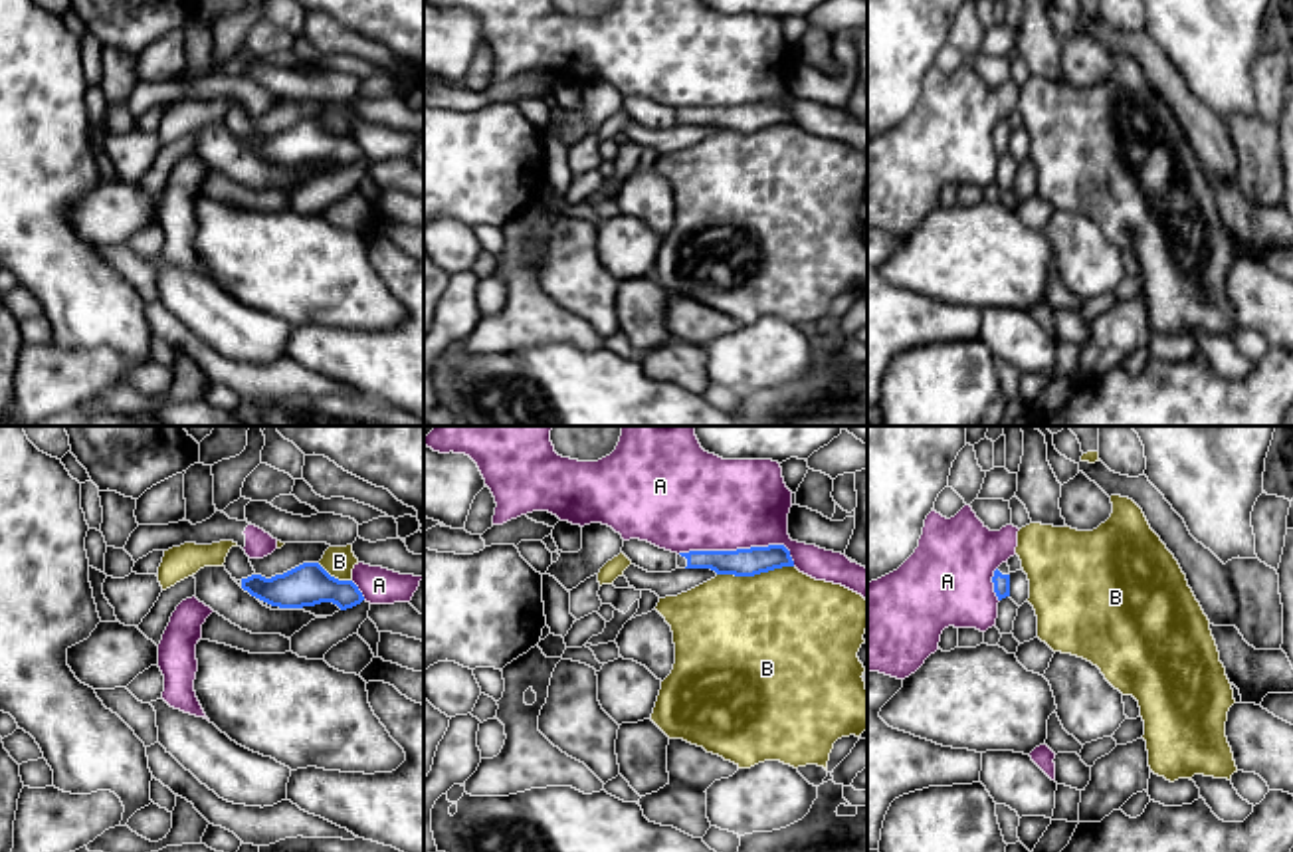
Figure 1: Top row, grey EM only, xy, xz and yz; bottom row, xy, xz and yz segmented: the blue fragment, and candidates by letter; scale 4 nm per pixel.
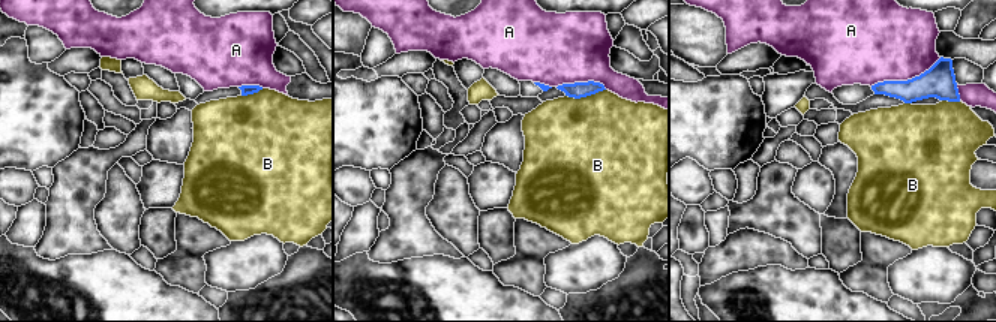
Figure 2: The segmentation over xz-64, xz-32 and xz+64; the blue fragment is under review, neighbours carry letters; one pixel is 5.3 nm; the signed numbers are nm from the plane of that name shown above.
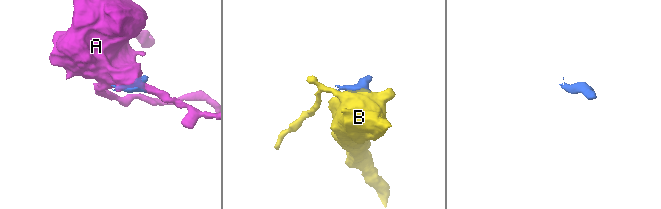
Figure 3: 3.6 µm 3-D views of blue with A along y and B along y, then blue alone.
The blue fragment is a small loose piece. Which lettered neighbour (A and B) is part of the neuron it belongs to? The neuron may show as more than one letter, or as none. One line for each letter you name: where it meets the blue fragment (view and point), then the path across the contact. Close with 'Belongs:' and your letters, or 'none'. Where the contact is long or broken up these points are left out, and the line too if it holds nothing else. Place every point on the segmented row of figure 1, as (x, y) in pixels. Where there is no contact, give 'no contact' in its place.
Belongs: none

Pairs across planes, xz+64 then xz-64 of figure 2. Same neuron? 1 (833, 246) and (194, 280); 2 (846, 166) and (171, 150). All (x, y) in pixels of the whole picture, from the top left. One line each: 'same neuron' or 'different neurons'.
1: same neuron
2: same neuron

